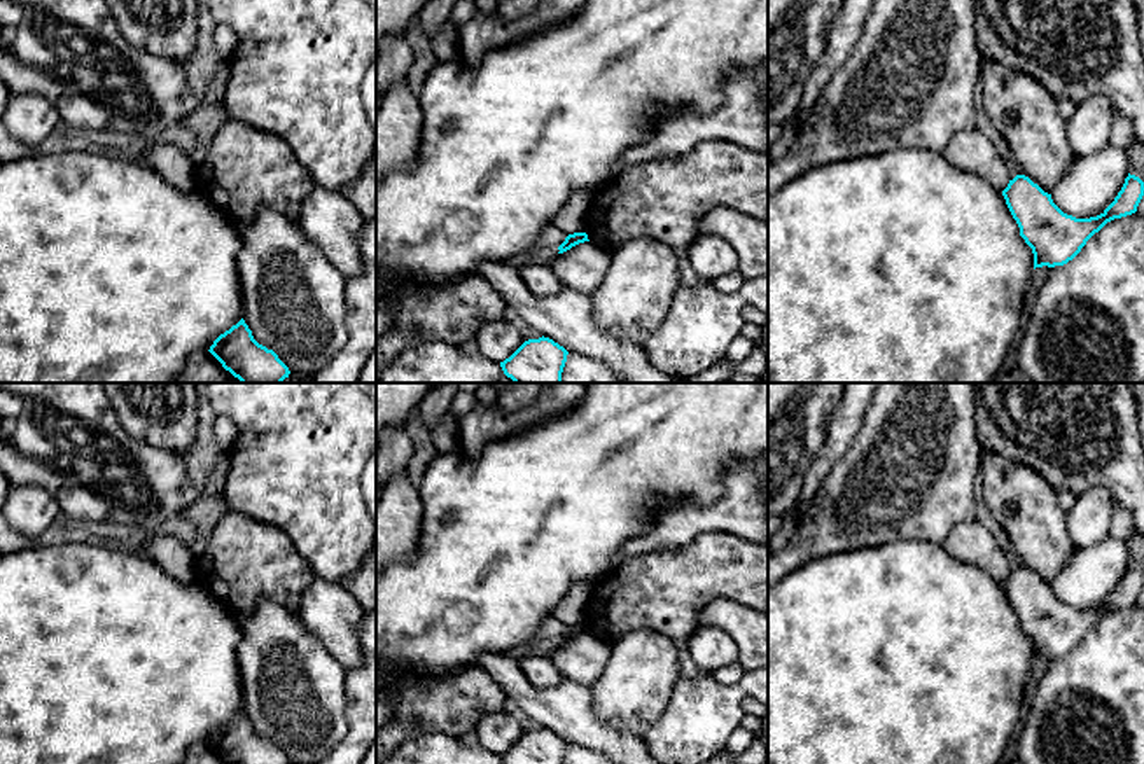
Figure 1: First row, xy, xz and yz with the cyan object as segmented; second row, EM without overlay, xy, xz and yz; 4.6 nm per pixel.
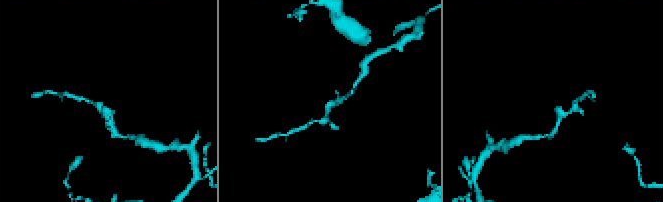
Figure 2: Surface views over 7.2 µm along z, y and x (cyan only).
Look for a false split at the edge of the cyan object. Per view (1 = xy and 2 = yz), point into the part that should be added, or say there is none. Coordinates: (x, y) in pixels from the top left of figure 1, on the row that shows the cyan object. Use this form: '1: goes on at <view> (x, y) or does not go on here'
1: does not go on here
2: does not go on here

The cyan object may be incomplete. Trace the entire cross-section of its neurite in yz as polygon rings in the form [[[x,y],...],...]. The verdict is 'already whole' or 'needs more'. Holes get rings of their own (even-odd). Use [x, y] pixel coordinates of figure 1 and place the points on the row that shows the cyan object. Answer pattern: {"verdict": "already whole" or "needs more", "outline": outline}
{"verdict": "already whole", "outline": [[[1128,173],[1114,201],[1100,215],[1090,219],[1064,213],[1051,194],[1025,175],[1009,180],[1002,196],[1020,227],[1020,236],[1032,248],[1034,269],[1055,267],[1072,260],[1107,222],[1135,213],[1144,196],[1144,182]]]}

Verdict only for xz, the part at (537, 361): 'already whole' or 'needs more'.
already whole

